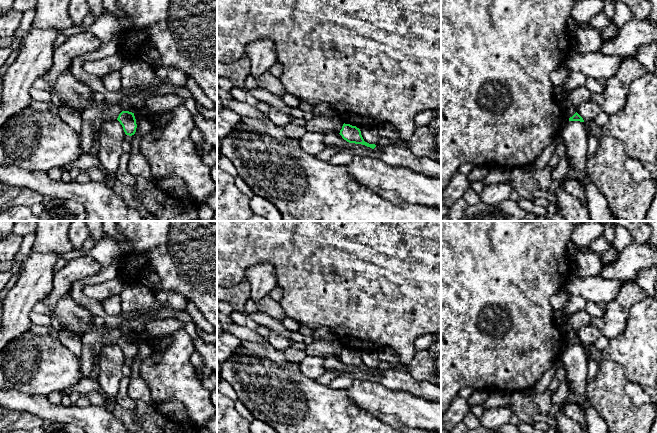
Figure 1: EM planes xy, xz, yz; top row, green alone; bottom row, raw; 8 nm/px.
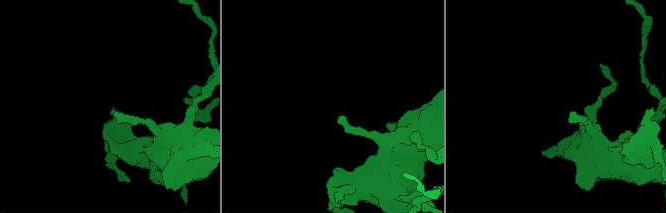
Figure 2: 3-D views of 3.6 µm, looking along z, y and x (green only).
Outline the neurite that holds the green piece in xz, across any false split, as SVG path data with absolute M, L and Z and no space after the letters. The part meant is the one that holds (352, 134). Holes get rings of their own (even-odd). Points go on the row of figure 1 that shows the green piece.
M344 123L339 134L349 143L362 144L372 149L376 147L375 144L369 144L364 141L360 129L356 126Z

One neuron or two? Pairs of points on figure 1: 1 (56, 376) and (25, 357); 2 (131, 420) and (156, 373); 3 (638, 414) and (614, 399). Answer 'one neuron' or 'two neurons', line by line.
1: one neuron
2: two neurons
3: one neuron

